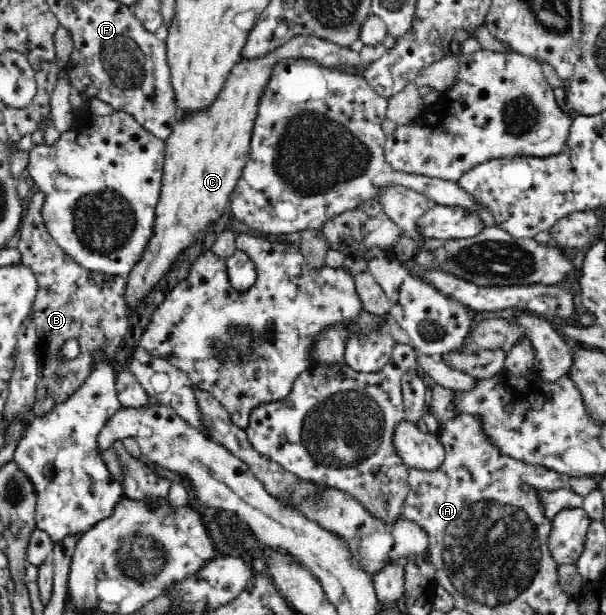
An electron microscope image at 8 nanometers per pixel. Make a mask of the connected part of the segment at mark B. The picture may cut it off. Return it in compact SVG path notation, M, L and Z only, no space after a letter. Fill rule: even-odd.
M40 192L25 200L23 217L19 225L19 253L21 262L31 266L37 276L39 290L30 318L36 327L36 357L38 358L38 384L35 417L49 415L57 405L87 381L93 371L95 359L102 355L106 361L115 357L123 337L129 329L127 309L123 299L127 279L123 275L93 272L68 256L49 235L41 218L44 196ZM69 339L76 339L80 352L73 359L65 358L63 347Z

